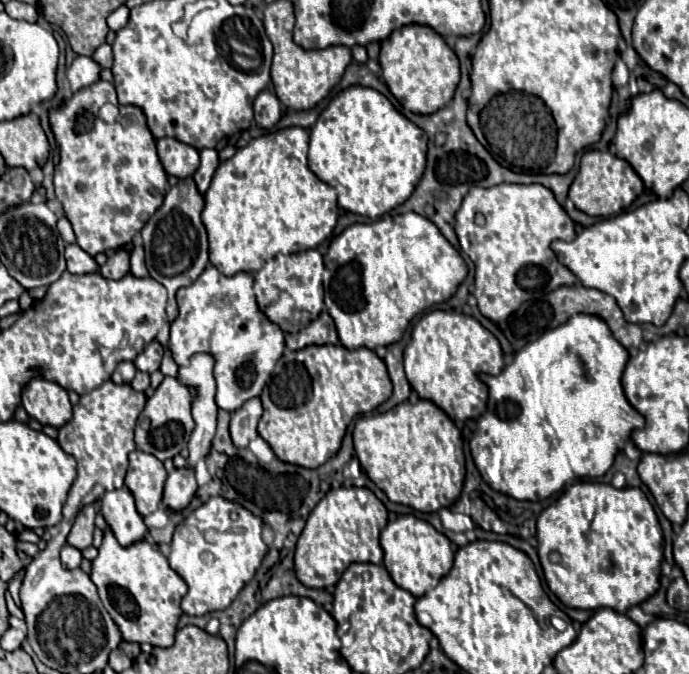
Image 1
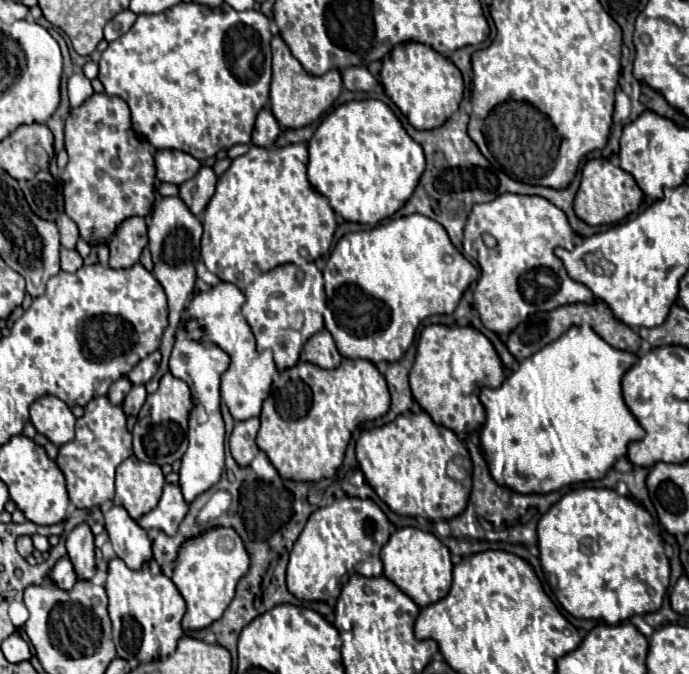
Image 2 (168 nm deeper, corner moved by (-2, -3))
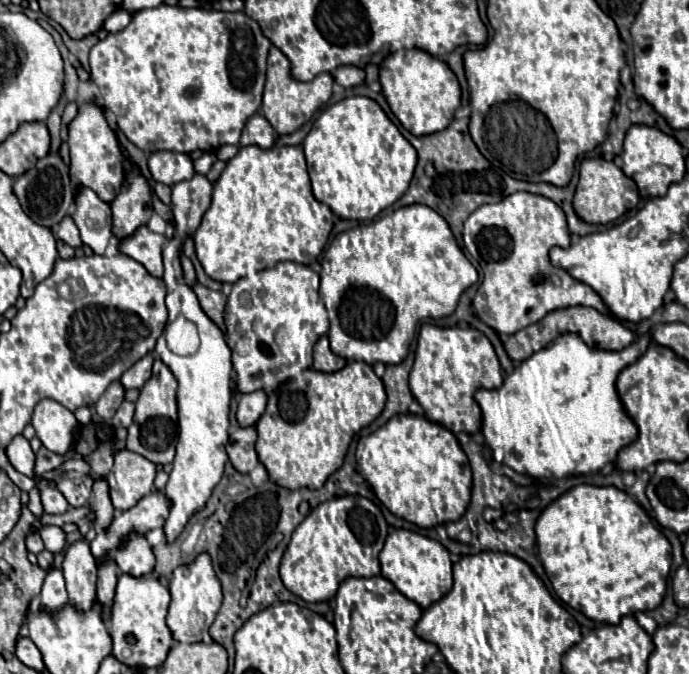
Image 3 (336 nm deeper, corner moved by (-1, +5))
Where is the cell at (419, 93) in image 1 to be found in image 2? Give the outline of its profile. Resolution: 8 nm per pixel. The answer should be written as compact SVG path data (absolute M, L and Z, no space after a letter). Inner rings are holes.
M402 43L396 45L382 59L380 83L386 95L394 101L394 105L402 111L408 123L416 129L436 129L442 127L444 121L458 111L462 101L462 75L458 67L436 53L432 47L422 43Z

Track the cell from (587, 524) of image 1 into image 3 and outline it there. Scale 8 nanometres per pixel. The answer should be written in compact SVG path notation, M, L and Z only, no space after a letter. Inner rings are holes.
M577 485L545 507L535 535L539 559L555 595L589 619L617 625L625 615L661 605L671 567L671 543L629 493L611 485Z

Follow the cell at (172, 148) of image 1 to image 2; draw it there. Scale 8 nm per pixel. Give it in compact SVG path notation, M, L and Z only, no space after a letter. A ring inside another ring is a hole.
M164 149L154 153L154 169L158 181L182 185L184 181L192 179L200 167L202 167L200 161L192 159L192 155L184 155L182 151Z

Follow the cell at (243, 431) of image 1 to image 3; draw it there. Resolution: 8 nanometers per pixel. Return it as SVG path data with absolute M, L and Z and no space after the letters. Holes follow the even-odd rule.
M253 425L237 427L229 435L227 455L233 463L233 467L241 473L249 473L259 461L257 453L255 453L255 439L257 439L257 431Z

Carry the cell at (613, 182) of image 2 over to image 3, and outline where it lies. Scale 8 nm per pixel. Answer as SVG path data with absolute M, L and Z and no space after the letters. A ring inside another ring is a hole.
M601 157L583 159L579 167L579 185L575 191L573 207L575 213L587 223L611 223L627 211L635 209L639 203L639 191L633 179L629 179L613 161L605 161Z

